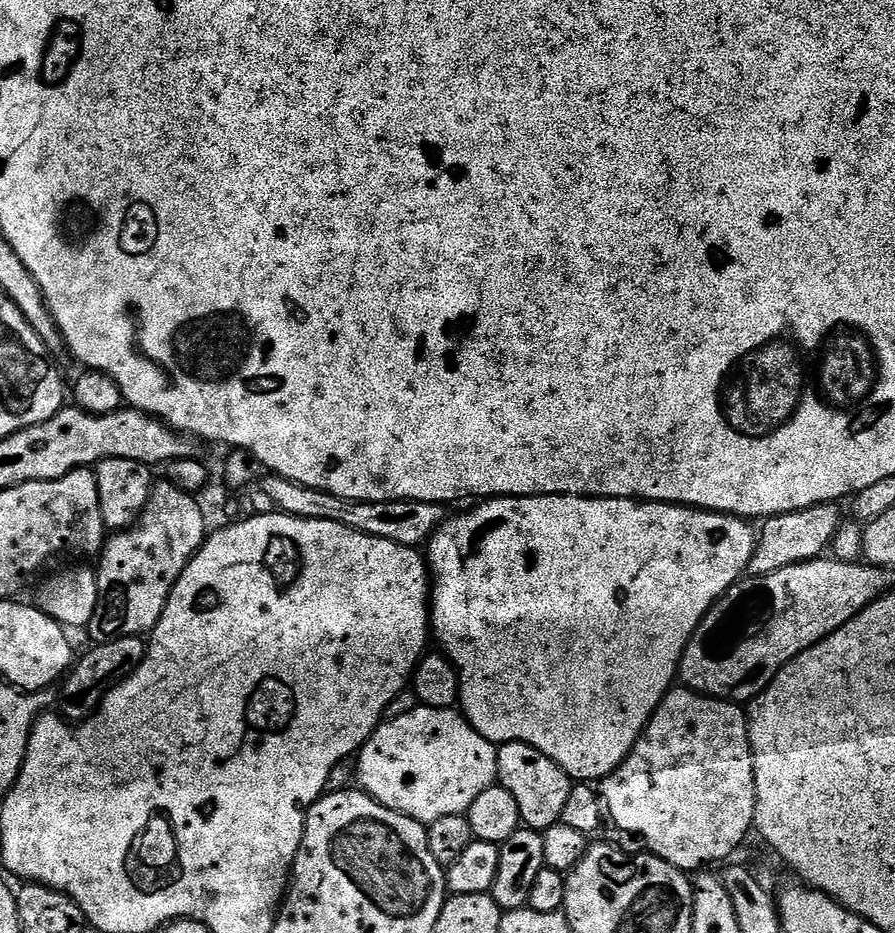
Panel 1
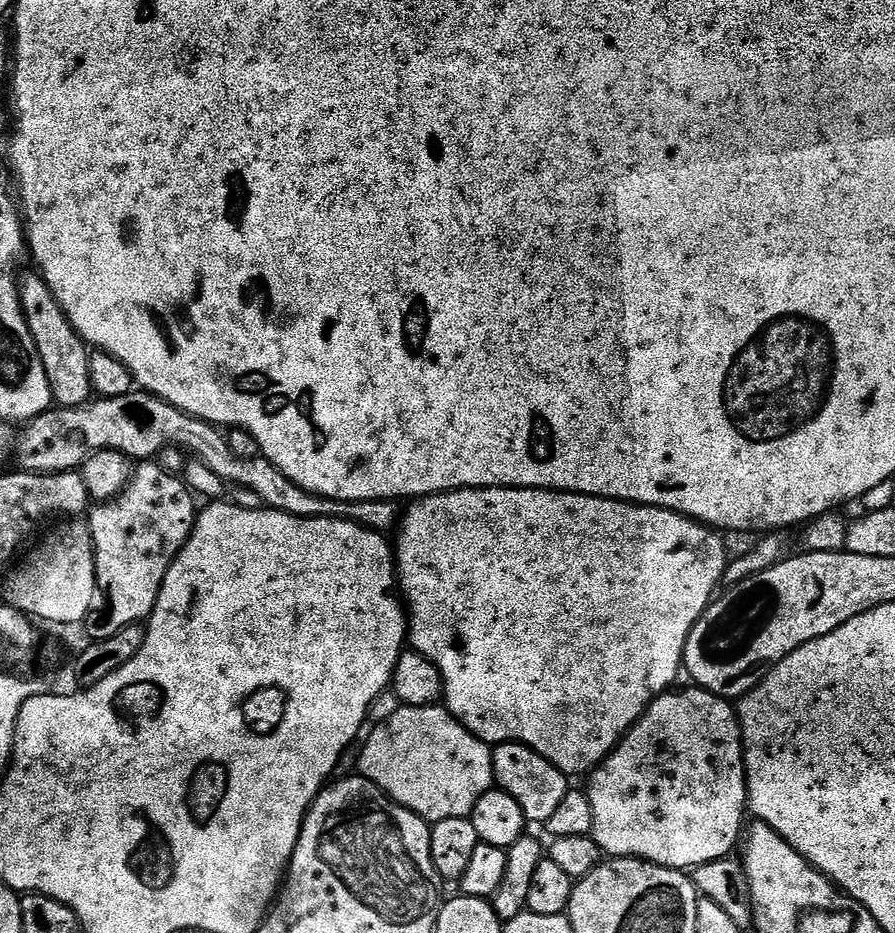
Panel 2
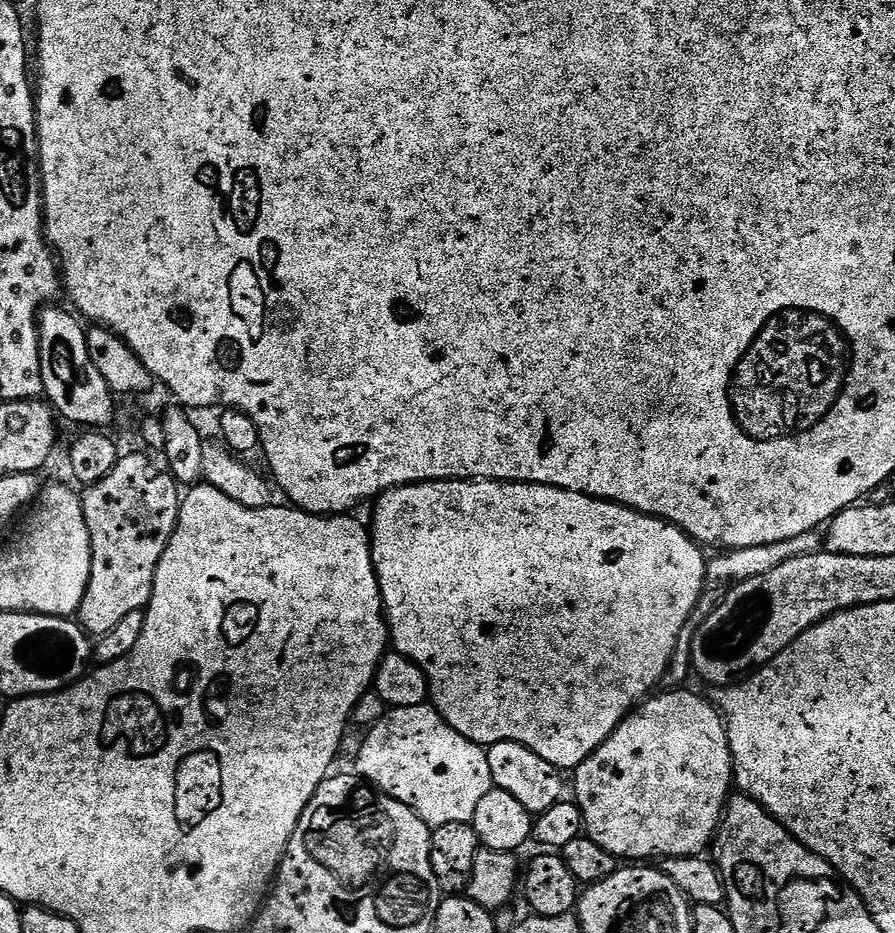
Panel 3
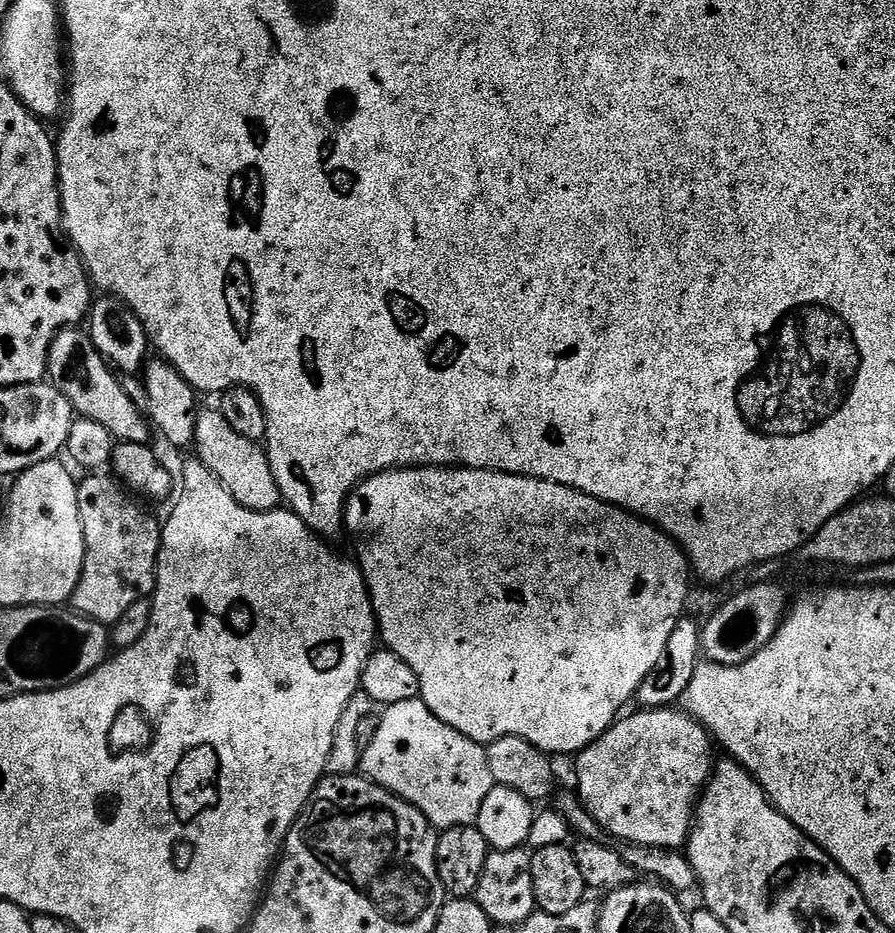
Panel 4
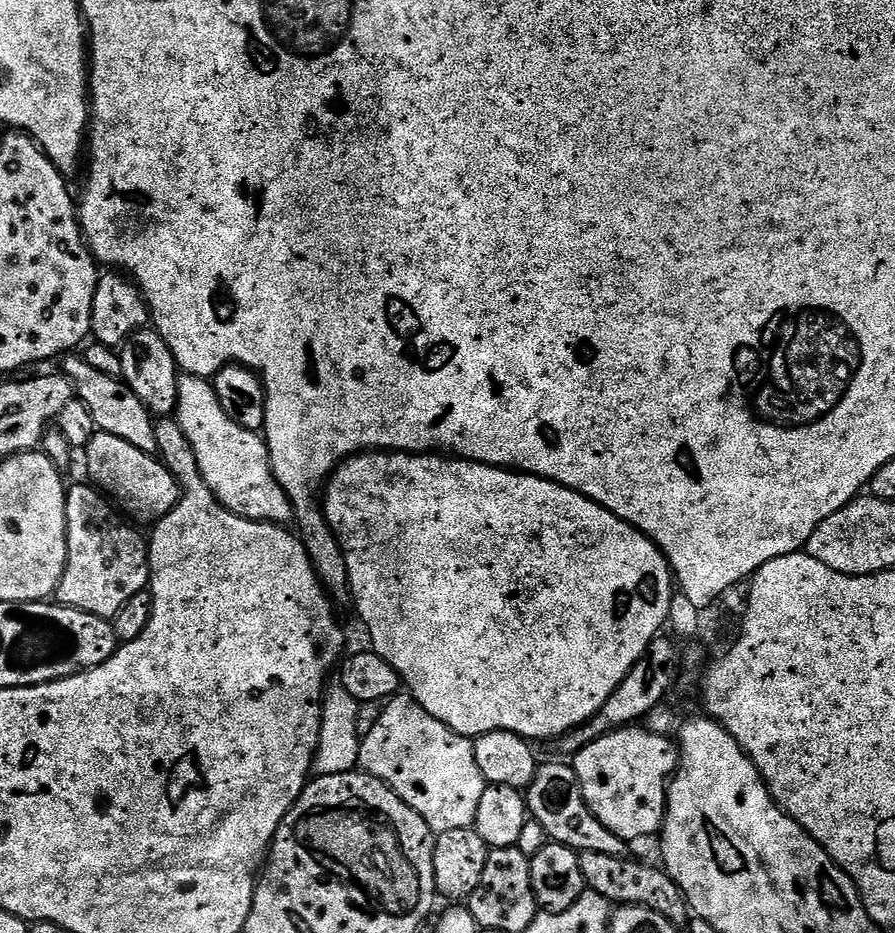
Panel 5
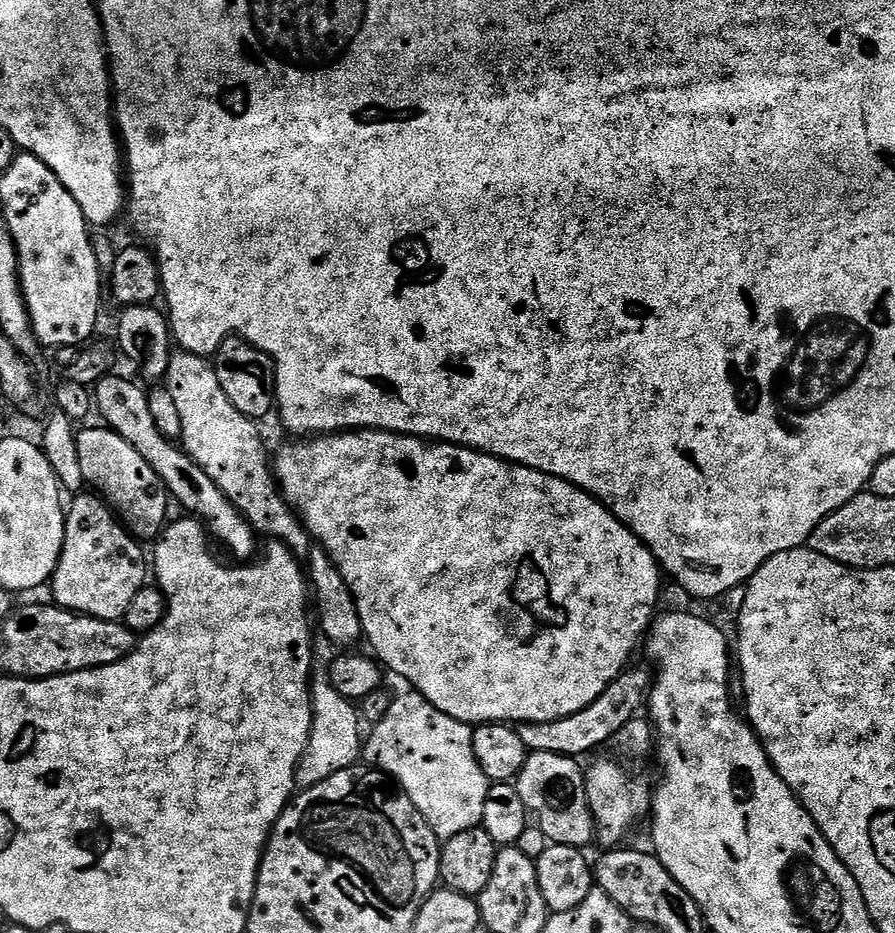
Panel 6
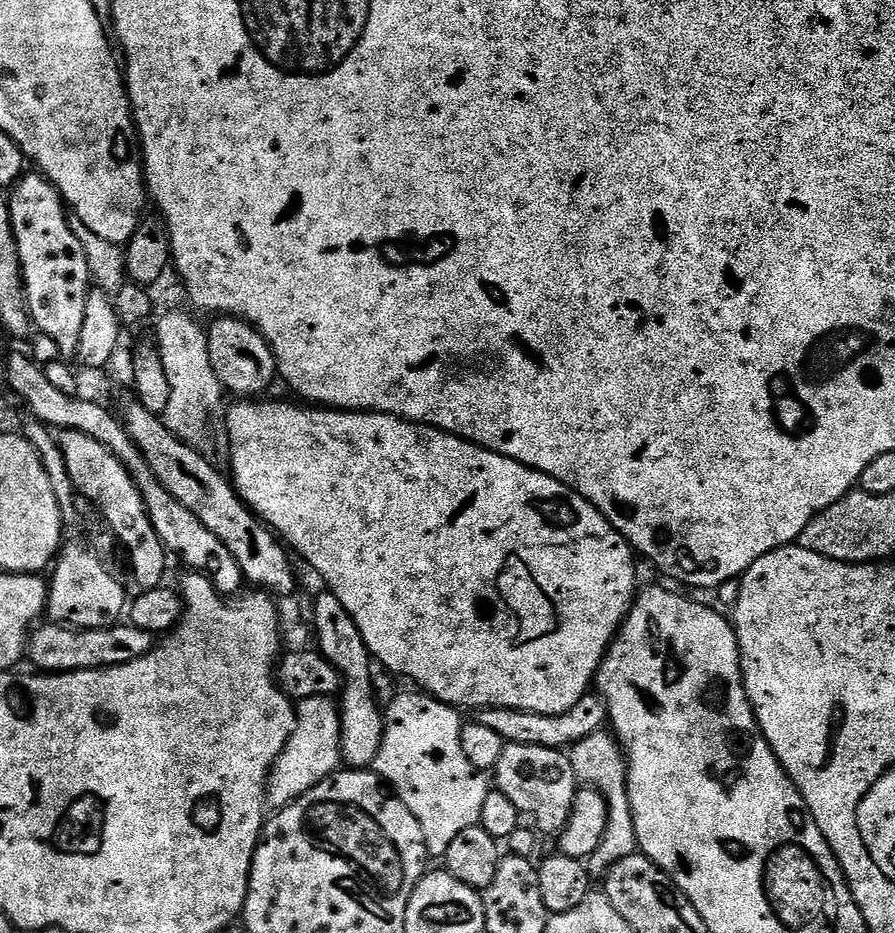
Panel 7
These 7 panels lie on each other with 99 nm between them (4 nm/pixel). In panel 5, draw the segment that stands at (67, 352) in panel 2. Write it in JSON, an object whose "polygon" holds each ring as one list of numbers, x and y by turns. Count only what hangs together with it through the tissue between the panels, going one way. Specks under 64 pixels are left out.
{"polygon":[[76,354,69,355,64,362,63,375,72,381,75,391,78,393,78,399,86,402,99,431,114,434,118,438,130,442,130,446,138,446,138,450,143,452,156,452,154,416,140,400,138,394,128,388,123,379,92,369,84,358,79,355,76,357]]}

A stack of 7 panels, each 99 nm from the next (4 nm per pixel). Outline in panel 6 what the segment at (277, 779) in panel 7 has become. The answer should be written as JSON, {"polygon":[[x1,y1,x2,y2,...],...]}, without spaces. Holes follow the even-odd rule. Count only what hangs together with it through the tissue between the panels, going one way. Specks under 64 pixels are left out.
{"polygon":[[320,674,311,681,312,725,308,745,296,768,296,783,301,789,318,786,334,774,347,768,357,767,362,756,362,717,357,705,348,700,328,681,327,675],[320,676,320,677,319,677],[357,759,357,760,356,760]]}

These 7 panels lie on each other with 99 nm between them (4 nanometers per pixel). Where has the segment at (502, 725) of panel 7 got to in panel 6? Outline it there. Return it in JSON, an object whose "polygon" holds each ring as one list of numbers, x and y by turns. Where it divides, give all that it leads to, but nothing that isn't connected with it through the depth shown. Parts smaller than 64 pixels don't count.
{"polygon":[[635,666,625,669,602,695,577,714,556,719,554,722,522,724,517,727,517,734,529,752,556,753,559,756,580,758,580,755,600,745,607,745,614,734,641,711,639,708,643,707,646,695,651,691,653,679,649,669,647,671]]}

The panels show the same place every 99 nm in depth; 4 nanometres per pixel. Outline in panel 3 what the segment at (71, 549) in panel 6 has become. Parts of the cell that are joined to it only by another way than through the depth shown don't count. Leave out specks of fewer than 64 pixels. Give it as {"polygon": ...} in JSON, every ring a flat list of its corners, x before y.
{"polygon":[[134,452,121,455,116,461,114,470,110,470,106,478,87,485,80,496,92,543,92,569,90,582,86,586,86,594,80,603,78,623,85,632,96,638,114,630,114,626,118,626,118,622,122,622,126,614,134,614,147,609,154,590,158,562,178,522,182,499,181,485,177,483,167,467,159,468,148,458,150,456,147,453,144,454]]}

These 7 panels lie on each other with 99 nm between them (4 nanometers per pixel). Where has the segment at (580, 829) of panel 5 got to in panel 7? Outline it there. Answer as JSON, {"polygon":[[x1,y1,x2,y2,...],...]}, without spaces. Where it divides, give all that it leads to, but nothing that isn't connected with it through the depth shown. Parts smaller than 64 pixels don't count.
{"polygon":[[505,743,502,758,494,769,494,784,522,814,533,816,540,823,539,831,559,834,571,818,578,781,569,757,559,748,543,748,540,745]]}

